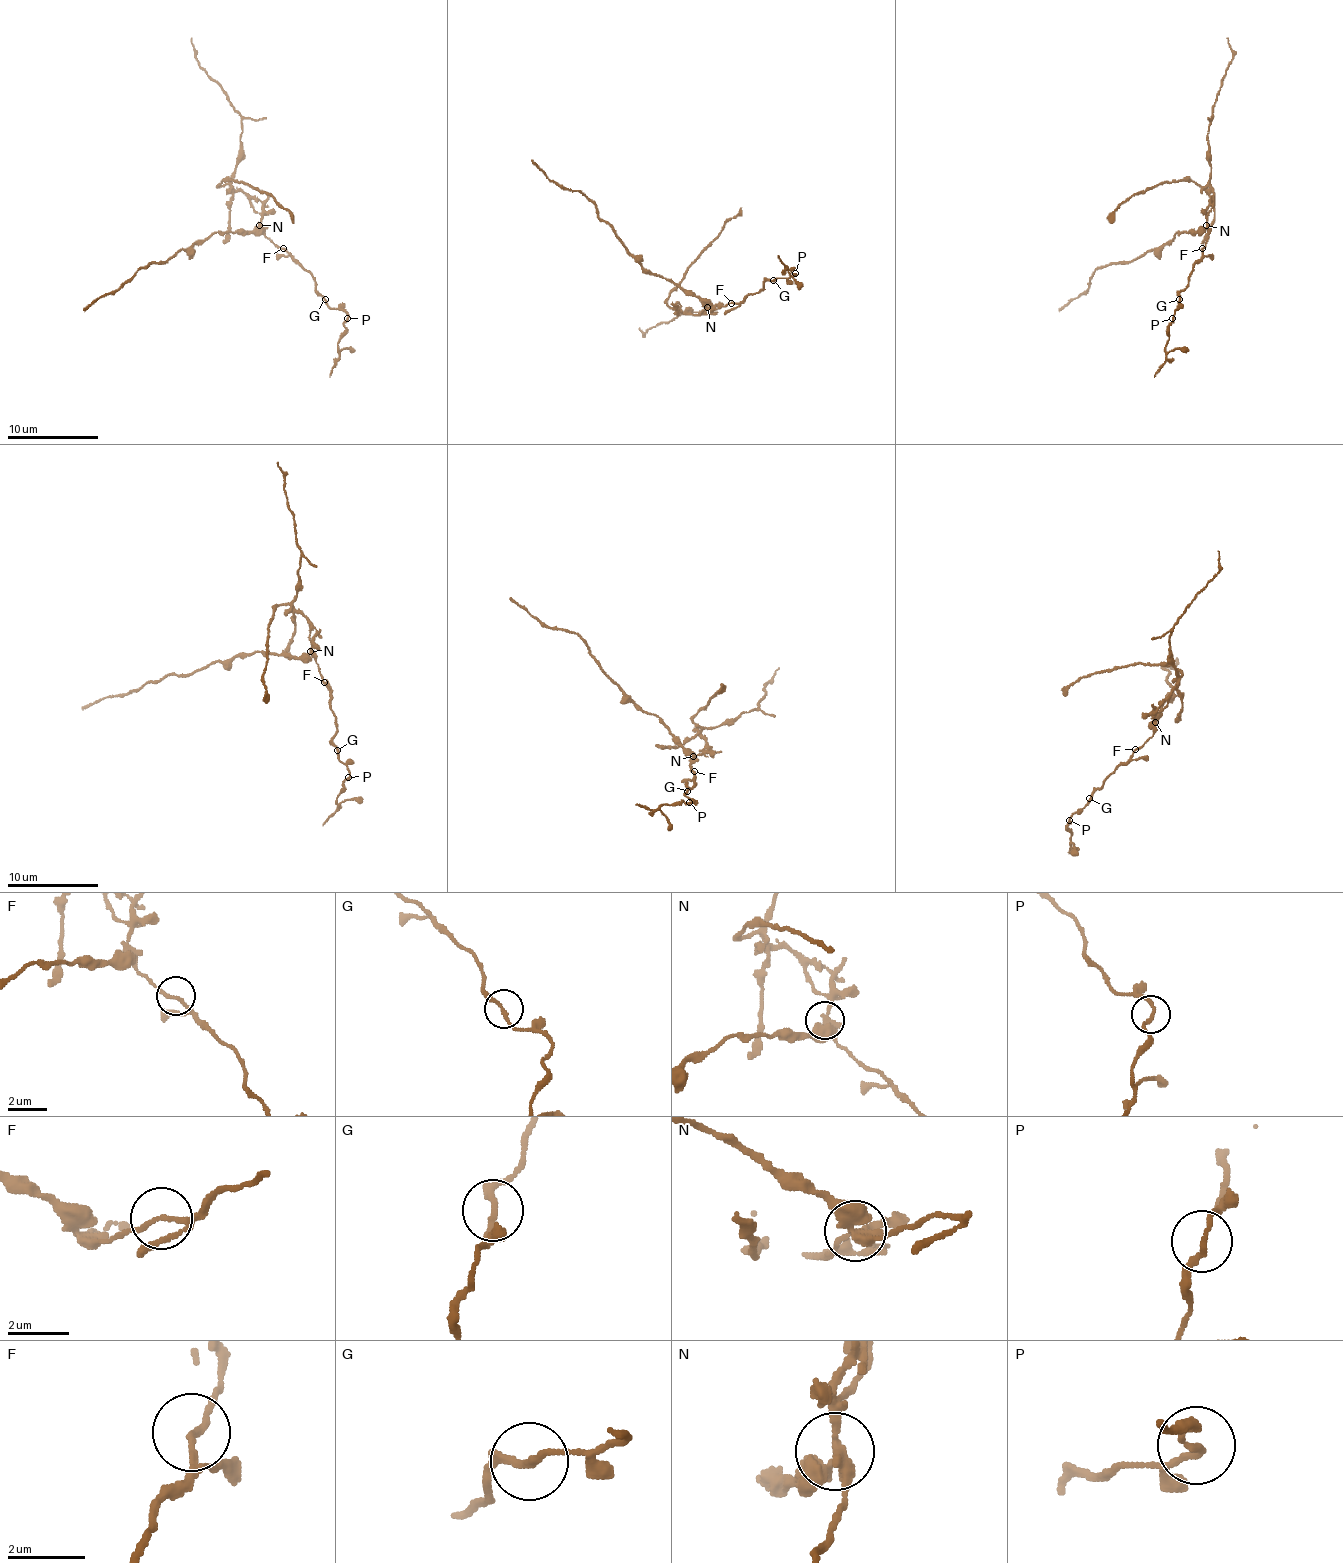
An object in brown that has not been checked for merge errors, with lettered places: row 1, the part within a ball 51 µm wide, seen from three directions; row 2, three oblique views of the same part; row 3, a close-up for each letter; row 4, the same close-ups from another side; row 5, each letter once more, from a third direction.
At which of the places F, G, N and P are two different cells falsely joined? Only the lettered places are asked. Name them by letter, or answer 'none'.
N, P

